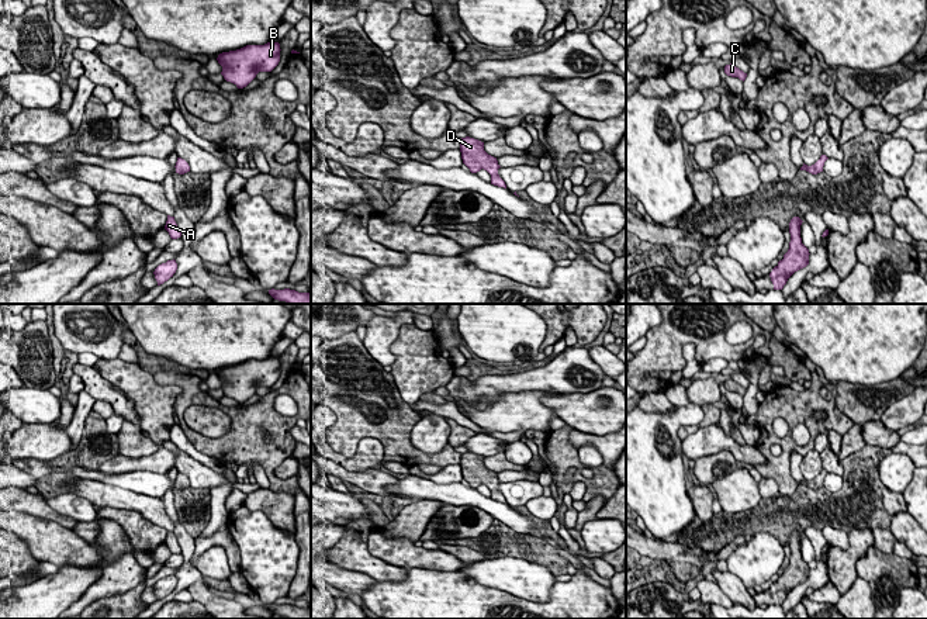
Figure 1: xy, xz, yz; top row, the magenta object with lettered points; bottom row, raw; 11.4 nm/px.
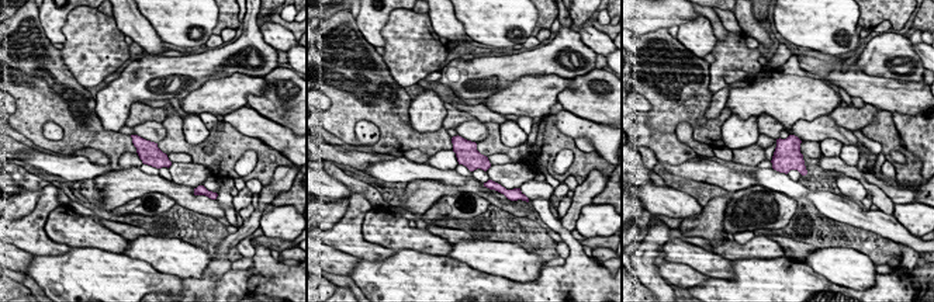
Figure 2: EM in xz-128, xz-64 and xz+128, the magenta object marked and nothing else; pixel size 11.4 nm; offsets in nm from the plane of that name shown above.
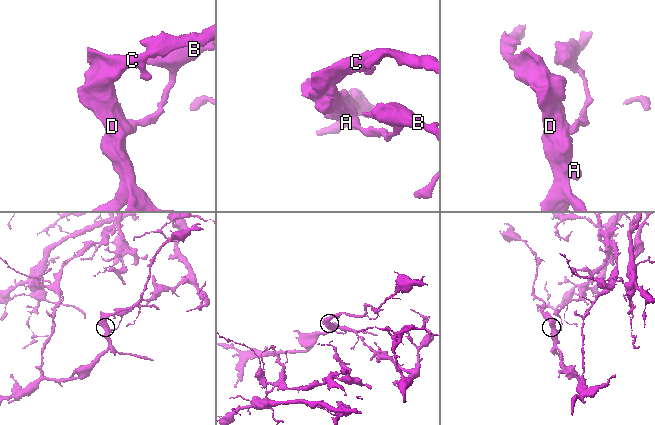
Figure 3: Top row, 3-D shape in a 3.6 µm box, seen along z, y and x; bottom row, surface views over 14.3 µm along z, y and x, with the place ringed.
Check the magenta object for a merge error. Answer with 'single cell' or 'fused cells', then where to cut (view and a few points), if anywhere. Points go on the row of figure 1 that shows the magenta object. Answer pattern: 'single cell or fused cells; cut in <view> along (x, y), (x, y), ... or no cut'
fused cells; cut in xz along (491, 176), (498, 184), (504, 183)

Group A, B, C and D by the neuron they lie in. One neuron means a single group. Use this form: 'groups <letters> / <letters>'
groups A C D / B

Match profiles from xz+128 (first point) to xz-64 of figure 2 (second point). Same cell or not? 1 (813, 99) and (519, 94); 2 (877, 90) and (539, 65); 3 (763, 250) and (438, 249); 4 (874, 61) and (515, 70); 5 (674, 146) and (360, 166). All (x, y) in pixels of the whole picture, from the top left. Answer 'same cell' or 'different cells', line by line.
1: same cell
2: different cells
3: same cell
4: same cell
5: different cells

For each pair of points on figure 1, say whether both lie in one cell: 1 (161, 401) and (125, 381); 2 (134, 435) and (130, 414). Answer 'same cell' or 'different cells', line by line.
1: same cell
2: different cells

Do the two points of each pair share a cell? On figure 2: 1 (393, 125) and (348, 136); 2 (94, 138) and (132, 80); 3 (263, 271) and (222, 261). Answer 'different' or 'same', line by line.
1: same
2: different
3: different

